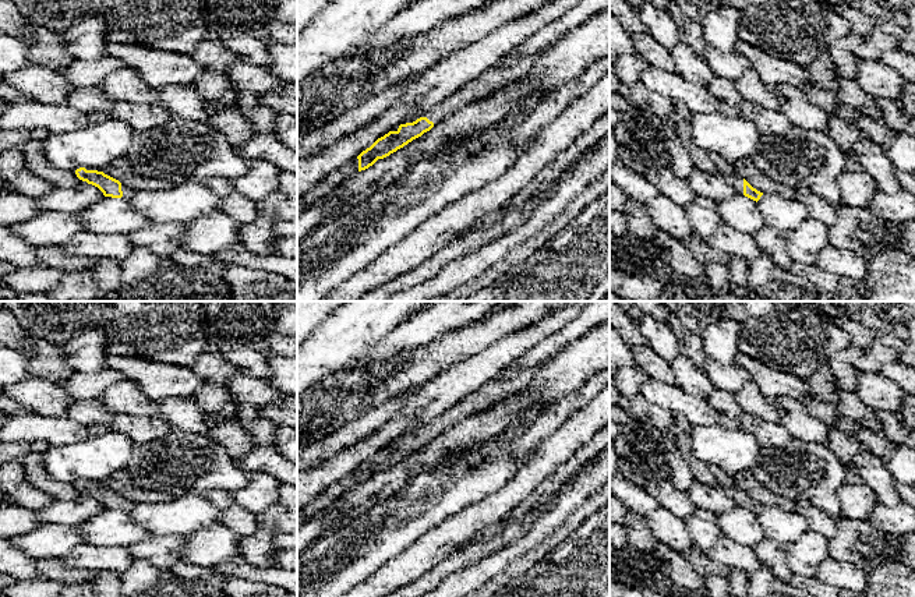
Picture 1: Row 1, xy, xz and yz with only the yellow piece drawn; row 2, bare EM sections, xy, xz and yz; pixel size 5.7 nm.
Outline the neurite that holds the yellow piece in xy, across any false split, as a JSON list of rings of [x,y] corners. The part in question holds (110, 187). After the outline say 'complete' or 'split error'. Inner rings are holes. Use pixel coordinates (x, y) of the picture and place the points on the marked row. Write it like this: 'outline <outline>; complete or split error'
outline [[[80,167],[75,170],[75,174],[80,180],[98,187],[105,197],[123,197],[126,199],[131,199],[135,192],[135,190],[121,184],[119,180],[105,174],[103,172],[86,170],[85,167]]]; split error

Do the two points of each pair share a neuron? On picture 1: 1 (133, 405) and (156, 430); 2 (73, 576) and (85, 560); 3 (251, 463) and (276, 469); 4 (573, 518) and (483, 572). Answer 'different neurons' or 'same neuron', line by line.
1: different neurons
2: different neurons
3: same neuron
4: different neurons

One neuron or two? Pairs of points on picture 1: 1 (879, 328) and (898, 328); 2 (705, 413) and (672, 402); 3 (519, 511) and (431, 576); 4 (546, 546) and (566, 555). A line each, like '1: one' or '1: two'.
1: one
2: one
3: two
4: two

